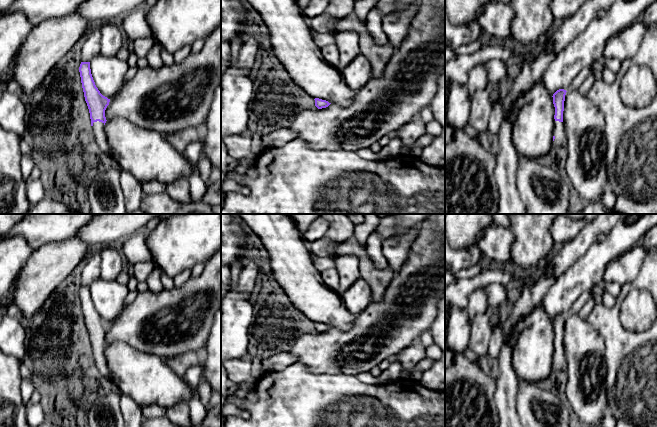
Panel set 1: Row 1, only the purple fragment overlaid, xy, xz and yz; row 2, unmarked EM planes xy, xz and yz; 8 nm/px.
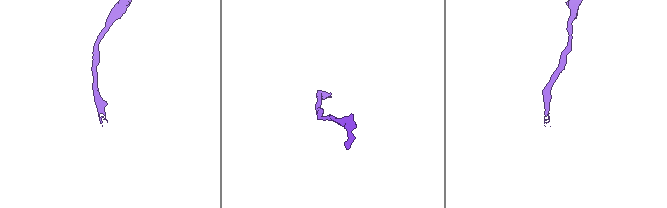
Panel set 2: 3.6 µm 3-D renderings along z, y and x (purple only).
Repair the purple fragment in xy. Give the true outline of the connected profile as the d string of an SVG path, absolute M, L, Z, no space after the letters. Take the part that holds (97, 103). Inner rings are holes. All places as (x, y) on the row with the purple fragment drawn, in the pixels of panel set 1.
M81 62L79 72L96 143L103 152L111 156L110 147L104 131L104 125L107 121L105 110L109 105L110 99L103 96L96 87L91 74L90 62Z

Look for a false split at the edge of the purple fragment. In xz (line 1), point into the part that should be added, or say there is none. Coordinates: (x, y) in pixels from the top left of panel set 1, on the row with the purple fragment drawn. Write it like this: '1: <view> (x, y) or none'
1: none

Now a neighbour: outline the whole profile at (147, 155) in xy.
M124 118L106 121L104 131L113 157L121 171L131 173L141 183L157 180L164 184L186 179L192 171L192 162L178 152L164 135L132 125Z

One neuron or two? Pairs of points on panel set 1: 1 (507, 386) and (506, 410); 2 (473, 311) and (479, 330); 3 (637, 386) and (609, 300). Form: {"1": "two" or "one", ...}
{"1": "one", "2": "two", "3": "two"}

